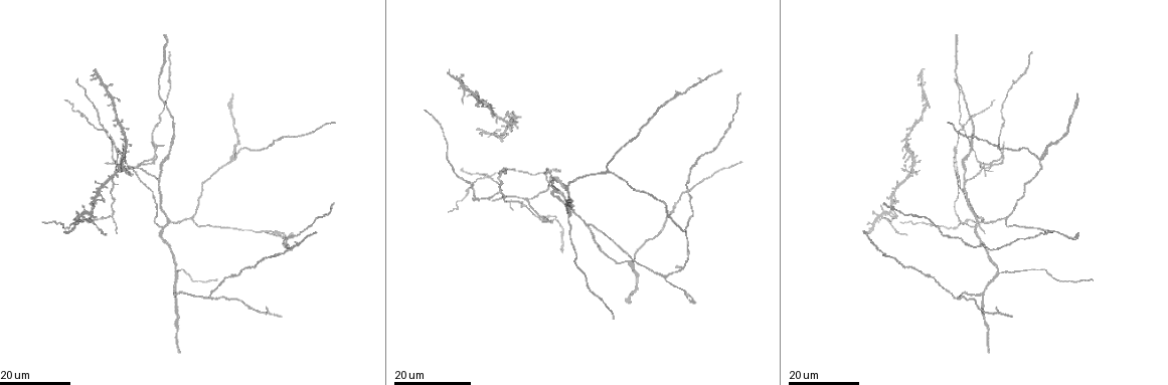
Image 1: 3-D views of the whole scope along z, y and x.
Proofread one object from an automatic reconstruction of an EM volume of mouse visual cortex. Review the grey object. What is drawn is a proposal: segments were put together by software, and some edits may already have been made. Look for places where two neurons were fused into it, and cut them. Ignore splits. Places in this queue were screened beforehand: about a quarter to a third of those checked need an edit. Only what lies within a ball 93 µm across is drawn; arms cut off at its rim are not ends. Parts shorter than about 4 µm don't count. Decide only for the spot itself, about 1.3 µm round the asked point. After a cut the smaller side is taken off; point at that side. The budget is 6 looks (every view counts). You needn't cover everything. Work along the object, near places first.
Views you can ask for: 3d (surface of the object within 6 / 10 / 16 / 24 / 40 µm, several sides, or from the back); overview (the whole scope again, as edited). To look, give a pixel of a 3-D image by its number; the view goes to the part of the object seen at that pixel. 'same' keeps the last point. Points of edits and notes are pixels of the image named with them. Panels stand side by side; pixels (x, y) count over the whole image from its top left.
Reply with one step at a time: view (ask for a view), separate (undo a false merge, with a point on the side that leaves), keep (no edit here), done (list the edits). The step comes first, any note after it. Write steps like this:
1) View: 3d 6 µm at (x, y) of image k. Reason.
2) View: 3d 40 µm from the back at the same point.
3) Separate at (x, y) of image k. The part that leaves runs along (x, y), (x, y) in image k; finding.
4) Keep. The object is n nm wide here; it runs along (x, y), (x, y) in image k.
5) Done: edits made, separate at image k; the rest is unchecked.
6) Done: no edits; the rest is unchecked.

View: 3d 16 µm at (115, 152) of image 1. Three-way junction.

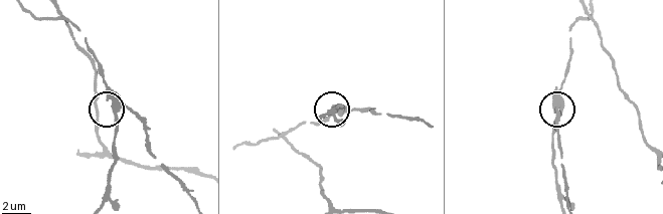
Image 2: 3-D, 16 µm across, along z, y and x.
View: 3d 6 µm at (115, 107) of image 2. Closer look.

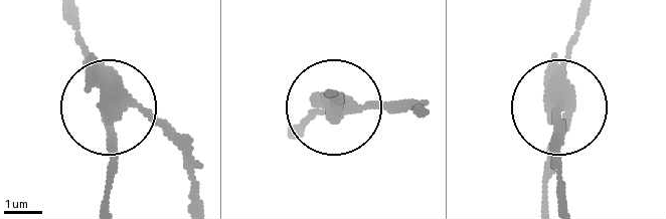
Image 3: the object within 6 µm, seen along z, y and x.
Separate at (112, 144) of image 3. The side arm is 5 µm long; the part that leaves runs along (109, 91), (109, 203) in image 3; two neurons meet here.

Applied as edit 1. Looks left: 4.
View: overview.

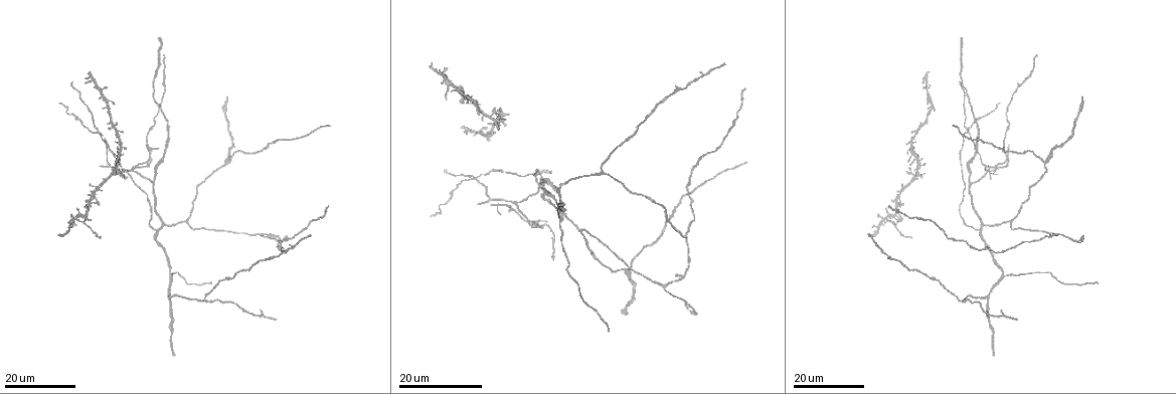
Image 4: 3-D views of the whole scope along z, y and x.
View: 3d 24 µm at (971, 182) of image 4. Three arms meet.

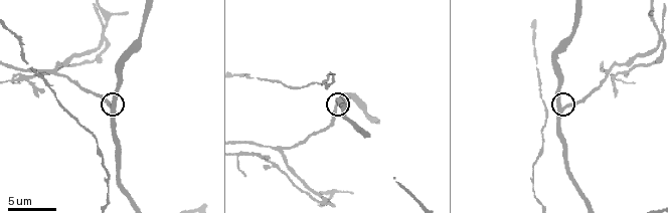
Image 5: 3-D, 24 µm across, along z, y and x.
View: 3d 6 µm at (562, 108) of image 5.

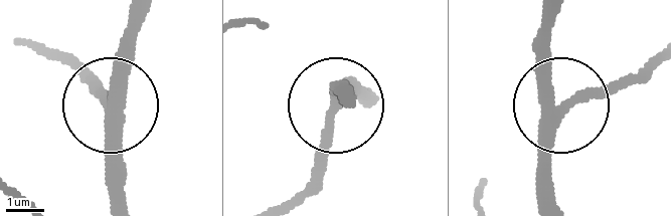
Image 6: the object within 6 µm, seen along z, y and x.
Keep. The object is 340 nm wide here; it runs along (555, 195), (546, 138), (561, 99), (546, 70), (546, 13) in image 6; all the same neuron.

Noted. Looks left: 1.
Done: edits made, separate at image 3; the rest is unchecked.

